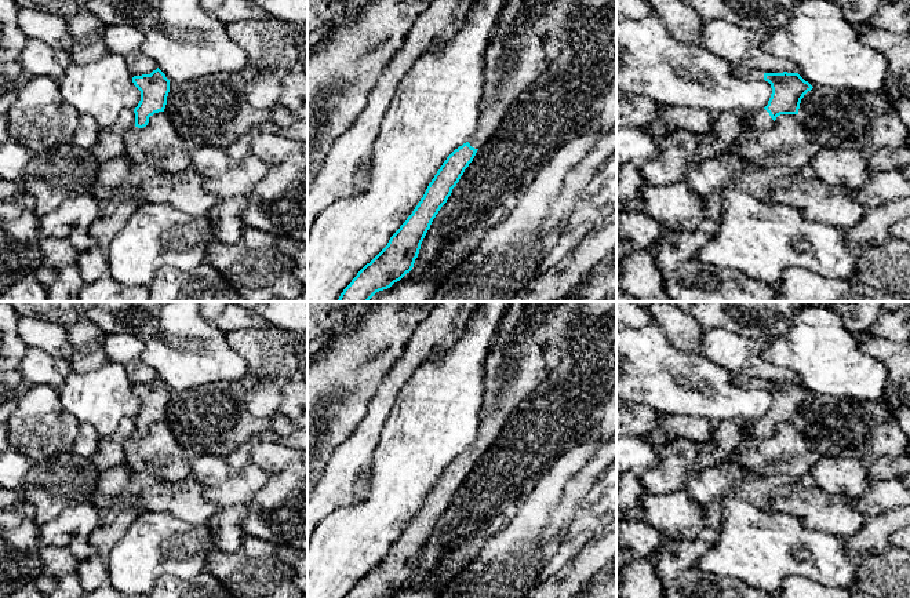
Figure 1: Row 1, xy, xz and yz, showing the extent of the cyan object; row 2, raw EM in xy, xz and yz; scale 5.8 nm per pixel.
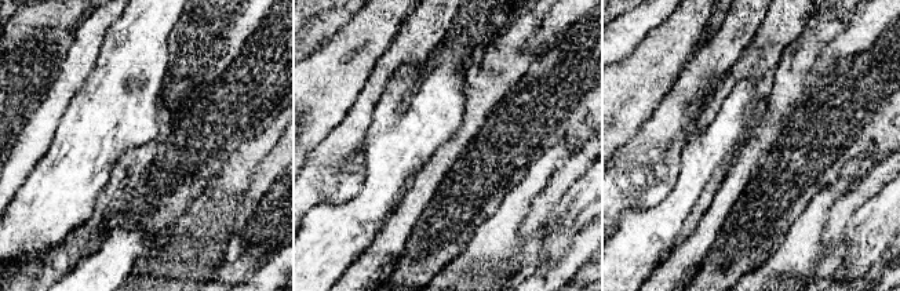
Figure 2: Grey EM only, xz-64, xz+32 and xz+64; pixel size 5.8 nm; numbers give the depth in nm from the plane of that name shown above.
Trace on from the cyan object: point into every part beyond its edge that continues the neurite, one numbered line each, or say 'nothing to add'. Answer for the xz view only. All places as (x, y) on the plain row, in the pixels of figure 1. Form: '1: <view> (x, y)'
1: xz (532, 338)

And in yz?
1: yz (760, 427)

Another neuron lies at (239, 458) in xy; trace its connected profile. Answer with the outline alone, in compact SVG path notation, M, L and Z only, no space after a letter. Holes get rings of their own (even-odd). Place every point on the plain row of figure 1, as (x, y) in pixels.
M244 442L239 445L228 457L226 460L229 464L234 468L239 470L241 467L245 467L248 463L251 463L250 459L250 452L251 452L251 442Z

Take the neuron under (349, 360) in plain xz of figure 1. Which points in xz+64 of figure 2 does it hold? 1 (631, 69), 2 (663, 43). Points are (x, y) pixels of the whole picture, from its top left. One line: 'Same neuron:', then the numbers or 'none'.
Same neuron: 1, 2

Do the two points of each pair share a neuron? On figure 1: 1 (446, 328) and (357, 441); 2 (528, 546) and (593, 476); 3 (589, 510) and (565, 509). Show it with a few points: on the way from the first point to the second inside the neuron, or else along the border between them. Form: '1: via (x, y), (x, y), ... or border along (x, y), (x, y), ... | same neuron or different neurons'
1: via (417, 354), (390, 386), (378, 412) | same neuron
2: border along (564, 487), (563, 496), (550, 517) | different neurons
3: border along (596, 484), (581, 502), (571, 520) | different neurons

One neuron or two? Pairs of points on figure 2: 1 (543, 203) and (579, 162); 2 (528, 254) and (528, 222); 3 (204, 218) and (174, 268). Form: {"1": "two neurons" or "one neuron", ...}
{"1": "one neuron", "2": "one neuron", "3": "one neuron"}

